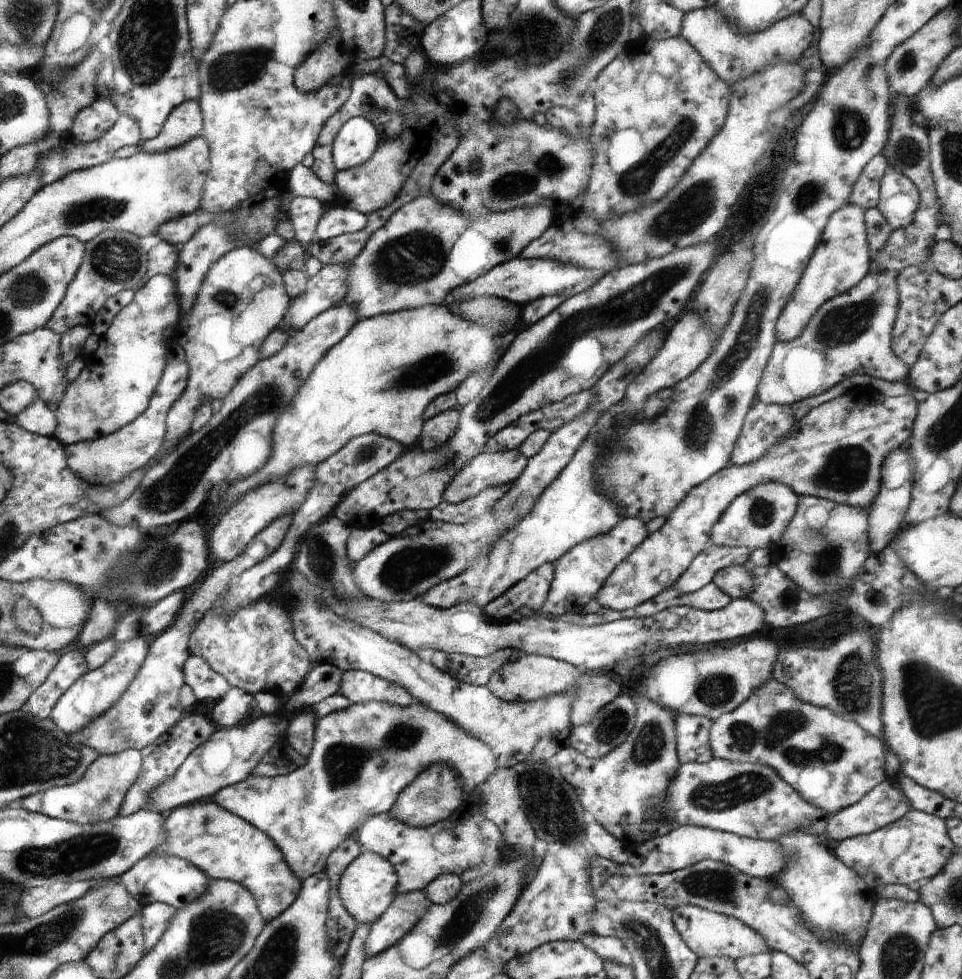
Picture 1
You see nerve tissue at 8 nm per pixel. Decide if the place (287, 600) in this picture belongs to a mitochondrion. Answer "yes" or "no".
no

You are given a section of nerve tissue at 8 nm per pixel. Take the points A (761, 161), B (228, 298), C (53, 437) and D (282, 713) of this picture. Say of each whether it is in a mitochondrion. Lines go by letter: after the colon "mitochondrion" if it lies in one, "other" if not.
A: other
B: mitochondrion
C: other
D: other

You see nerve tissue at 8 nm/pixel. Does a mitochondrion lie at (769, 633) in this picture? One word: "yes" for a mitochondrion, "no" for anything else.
no

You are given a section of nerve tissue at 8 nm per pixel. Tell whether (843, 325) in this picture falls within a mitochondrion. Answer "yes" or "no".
yes

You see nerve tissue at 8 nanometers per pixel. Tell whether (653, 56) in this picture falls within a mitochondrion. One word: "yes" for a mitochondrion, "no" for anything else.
no

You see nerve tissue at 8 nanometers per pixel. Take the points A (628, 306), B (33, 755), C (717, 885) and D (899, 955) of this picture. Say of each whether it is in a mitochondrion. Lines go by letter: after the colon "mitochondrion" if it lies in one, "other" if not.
A: mitochondrion
B: mitochondrion
C: mitochondrion
D: mitochondrion

